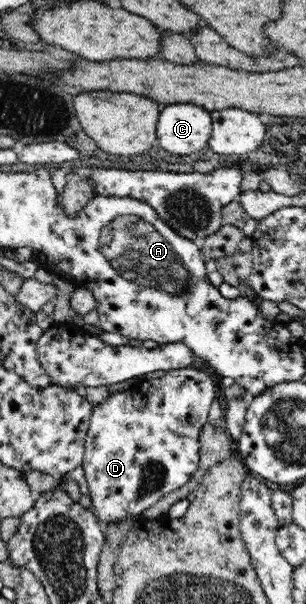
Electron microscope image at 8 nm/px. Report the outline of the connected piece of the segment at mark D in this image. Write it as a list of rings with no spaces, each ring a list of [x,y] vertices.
[[[182,368],[164,372],[161,377],[155,378],[152,381],[144,380],[137,382],[131,389],[111,395],[106,401],[96,404],[92,408],[92,415],[89,419],[87,436],[85,439],[84,461],[82,467],[86,476],[86,481],[90,485],[90,494],[93,501],[93,510],[99,516],[99,522],[106,527],[108,523],[114,521],[122,521],[128,515],[135,517],[135,520],[142,518],[142,511],[152,507],[156,500],[172,491],[176,491],[178,487],[186,484],[186,481],[192,477],[194,471],[199,466],[199,433],[200,430],[207,424],[207,413],[211,408],[212,402],[221,398],[221,387],[216,384],[216,379],[208,373],[197,368]]]

